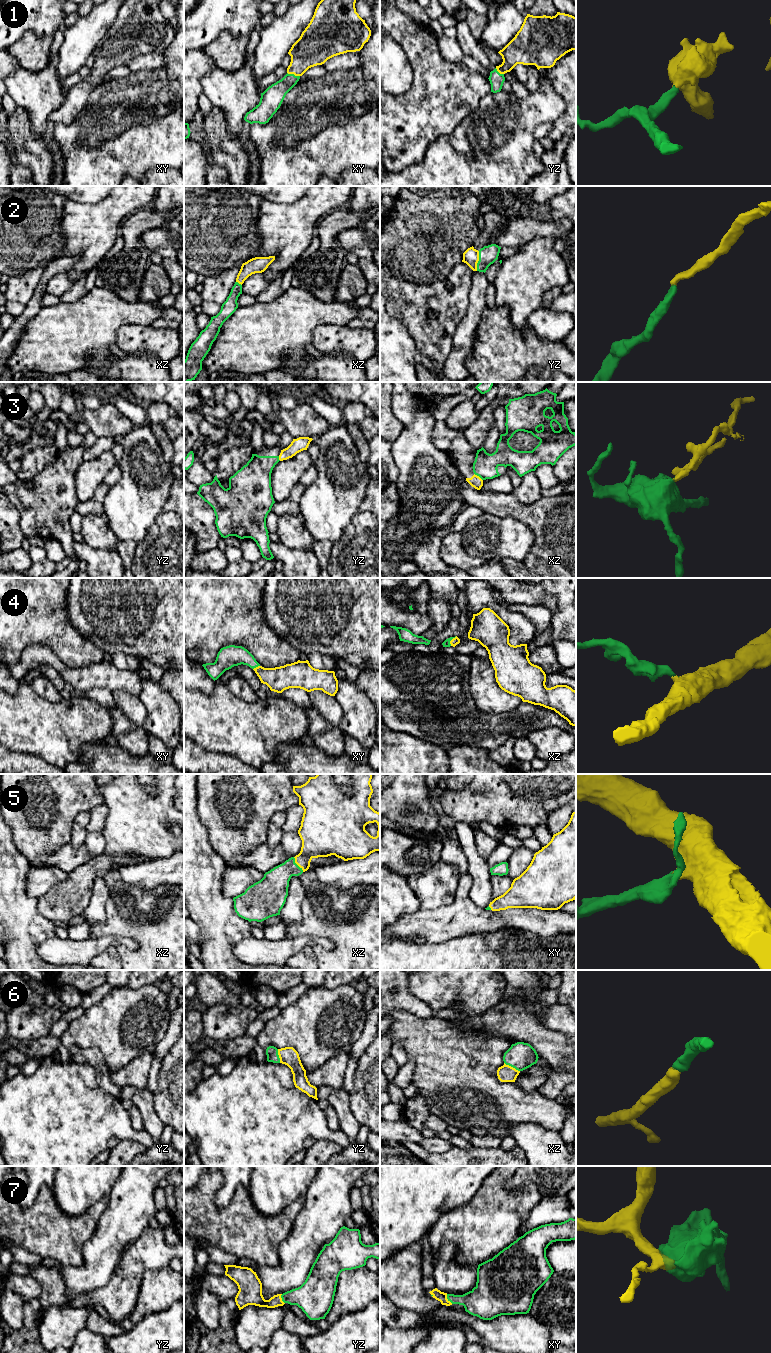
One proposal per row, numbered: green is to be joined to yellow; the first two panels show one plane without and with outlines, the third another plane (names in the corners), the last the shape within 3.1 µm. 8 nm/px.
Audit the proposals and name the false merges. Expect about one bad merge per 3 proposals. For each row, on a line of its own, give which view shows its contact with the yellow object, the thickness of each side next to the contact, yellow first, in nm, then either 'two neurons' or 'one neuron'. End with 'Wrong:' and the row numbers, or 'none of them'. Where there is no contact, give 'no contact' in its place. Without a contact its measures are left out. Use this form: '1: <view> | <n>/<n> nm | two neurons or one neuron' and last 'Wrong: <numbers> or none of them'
1: xy | 280/170 nm | one neuron
2: yz | 130/150 nm | one neuron
3: xz | 100/190 nm | two neurons
4: xz | 60/60 nm | one neuron
5: xz | 260/220 nm | one neuron
6: xz | 140/220 nm | one neuron
7: xy | 80/220 nm | one neuron
Wrong: 3

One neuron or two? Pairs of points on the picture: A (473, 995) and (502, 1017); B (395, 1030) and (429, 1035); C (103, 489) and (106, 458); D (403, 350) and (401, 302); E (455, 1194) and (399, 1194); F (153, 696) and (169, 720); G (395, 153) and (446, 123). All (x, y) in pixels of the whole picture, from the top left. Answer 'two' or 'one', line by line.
A: two
B: one
C: two
D: two
E: one
F: one
G: one

